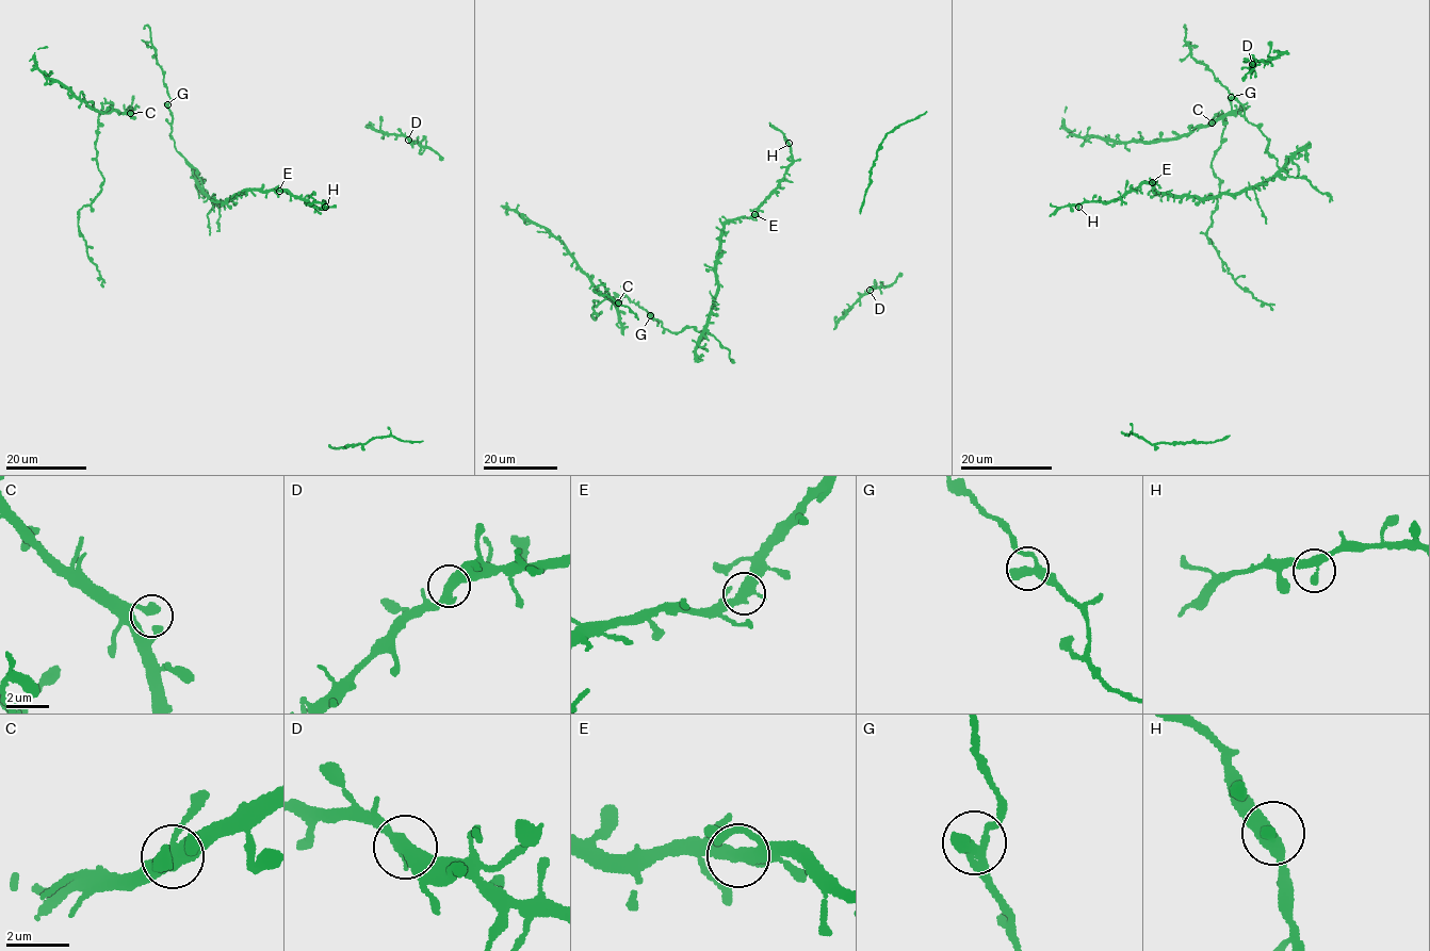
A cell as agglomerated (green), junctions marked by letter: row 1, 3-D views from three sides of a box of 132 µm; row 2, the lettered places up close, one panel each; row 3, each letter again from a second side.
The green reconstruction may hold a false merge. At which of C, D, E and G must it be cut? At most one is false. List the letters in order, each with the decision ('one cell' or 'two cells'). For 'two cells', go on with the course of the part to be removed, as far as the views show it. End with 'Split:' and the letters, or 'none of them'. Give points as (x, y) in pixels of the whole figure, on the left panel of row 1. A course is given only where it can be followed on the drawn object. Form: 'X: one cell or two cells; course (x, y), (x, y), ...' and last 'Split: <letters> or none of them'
C: one cell
D: one cell
E: one cell
G: one cell
Split: none of them

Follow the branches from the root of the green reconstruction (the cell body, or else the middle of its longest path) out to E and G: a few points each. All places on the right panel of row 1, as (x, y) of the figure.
E: (1202, 197), (1160, 194), (1152, 183)
G: (1202, 197), (1240, 194), (1261, 185), (1279, 168), (1267, 153), (1268, 138), (1231, 97)

